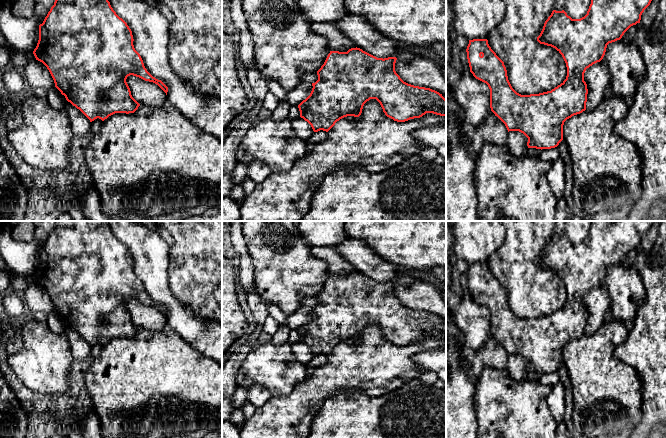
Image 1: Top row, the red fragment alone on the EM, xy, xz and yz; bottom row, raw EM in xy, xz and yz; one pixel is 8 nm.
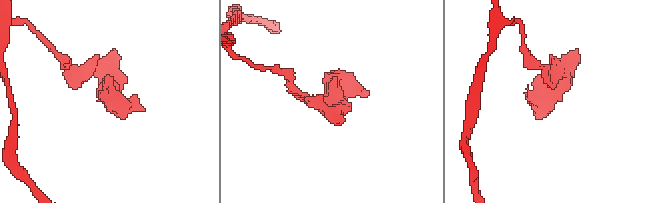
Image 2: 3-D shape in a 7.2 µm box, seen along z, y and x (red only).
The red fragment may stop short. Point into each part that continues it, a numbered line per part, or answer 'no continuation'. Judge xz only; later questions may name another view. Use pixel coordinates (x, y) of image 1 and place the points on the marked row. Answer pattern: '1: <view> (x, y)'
no continuation

